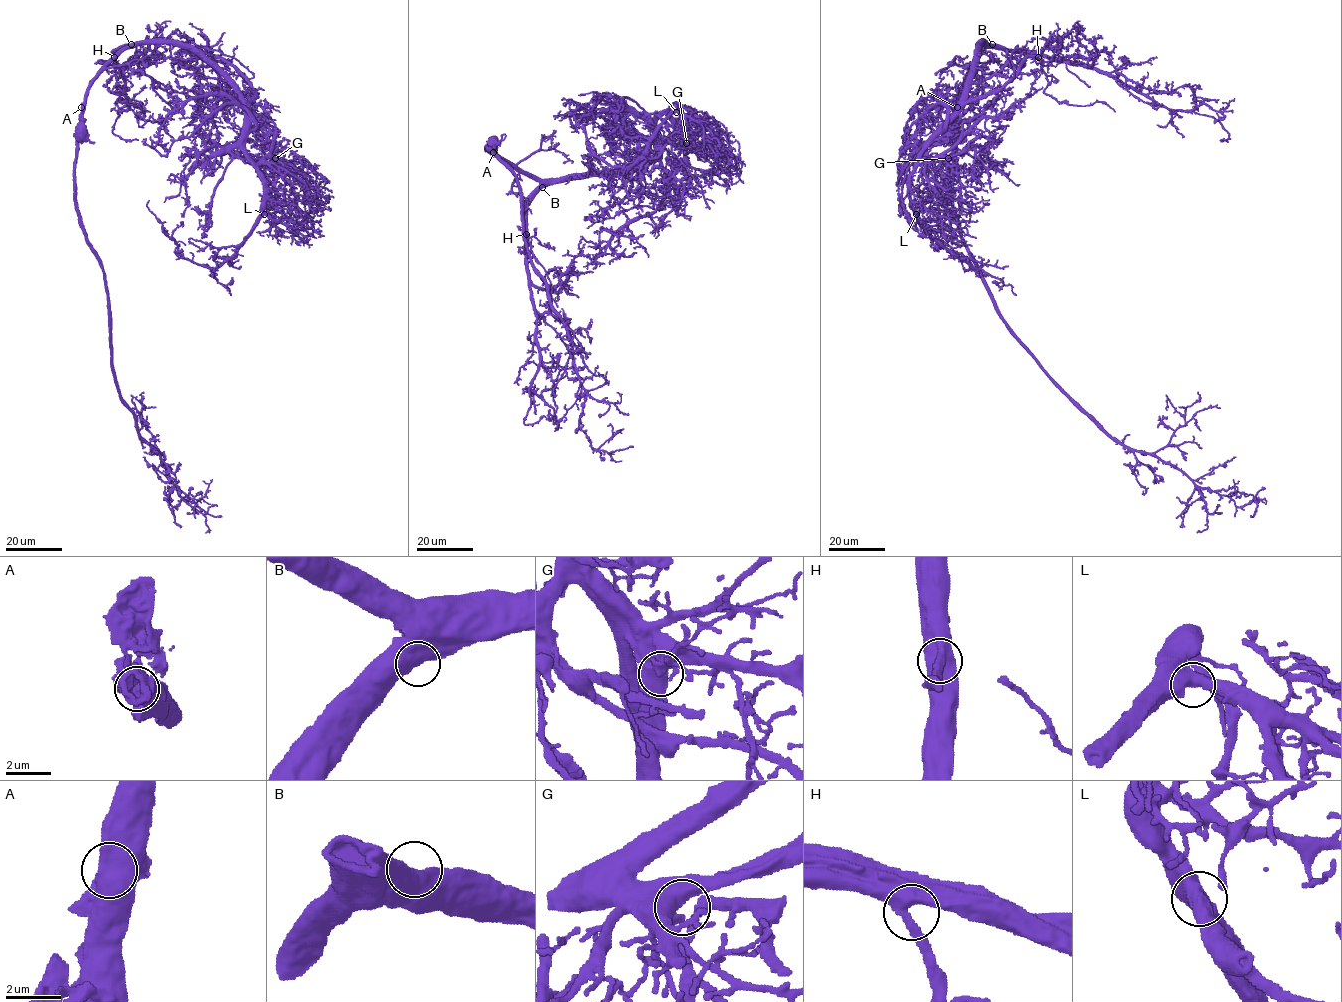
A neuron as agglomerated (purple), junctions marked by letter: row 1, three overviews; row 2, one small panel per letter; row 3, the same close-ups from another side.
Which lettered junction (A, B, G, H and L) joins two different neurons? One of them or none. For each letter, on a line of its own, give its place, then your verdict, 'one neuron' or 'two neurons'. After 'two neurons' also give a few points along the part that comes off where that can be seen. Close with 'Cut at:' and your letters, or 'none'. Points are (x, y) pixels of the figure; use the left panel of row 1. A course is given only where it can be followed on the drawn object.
A: at (81, 107); two neurons; foreign part runs (81, 107), (84, 135), (93, 143)
B: at (131, 44); one neuron
G: at (275, 158); one neuron
H: at (114, 57); one neuron
L: at (264, 214); one neuron
Cut at: A

